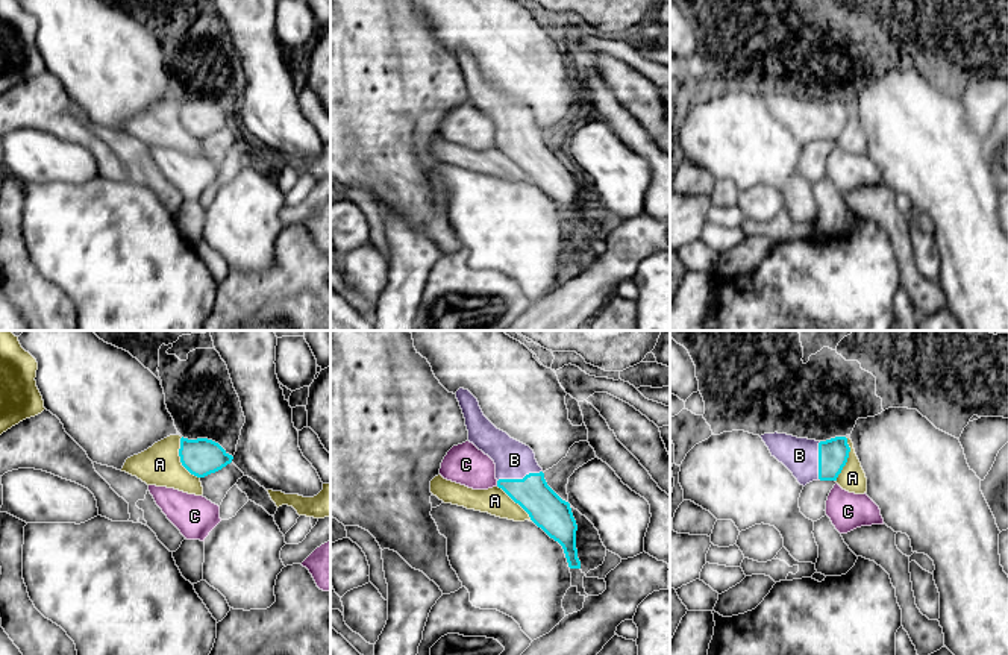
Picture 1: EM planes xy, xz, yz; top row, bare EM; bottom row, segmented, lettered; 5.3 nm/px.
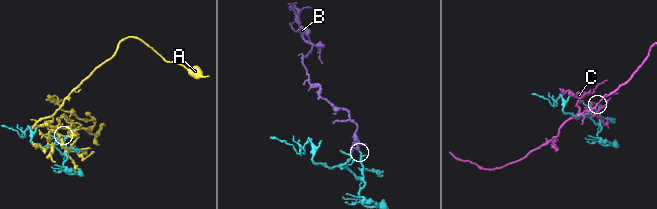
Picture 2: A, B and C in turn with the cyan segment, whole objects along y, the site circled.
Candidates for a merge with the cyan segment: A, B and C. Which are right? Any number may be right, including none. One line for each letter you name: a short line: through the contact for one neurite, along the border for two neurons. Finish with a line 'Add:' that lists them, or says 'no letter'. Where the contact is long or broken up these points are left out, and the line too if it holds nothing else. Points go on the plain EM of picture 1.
B: Line: xz (544, 167), (519, 140), (514, 120)
Add: B

